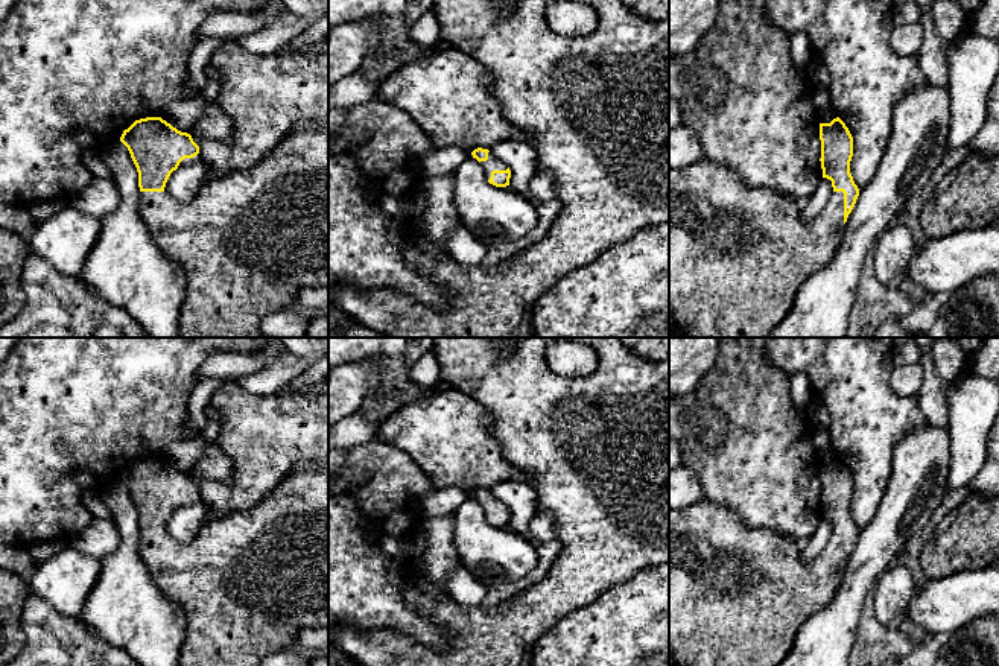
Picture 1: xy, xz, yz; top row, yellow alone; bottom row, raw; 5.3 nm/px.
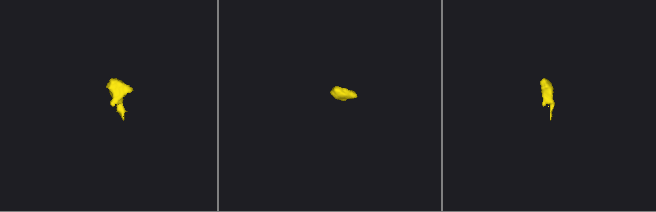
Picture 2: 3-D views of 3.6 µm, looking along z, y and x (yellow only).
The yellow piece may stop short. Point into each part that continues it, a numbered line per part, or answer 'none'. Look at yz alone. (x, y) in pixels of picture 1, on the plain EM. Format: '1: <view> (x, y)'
1: yz (738, 596)

